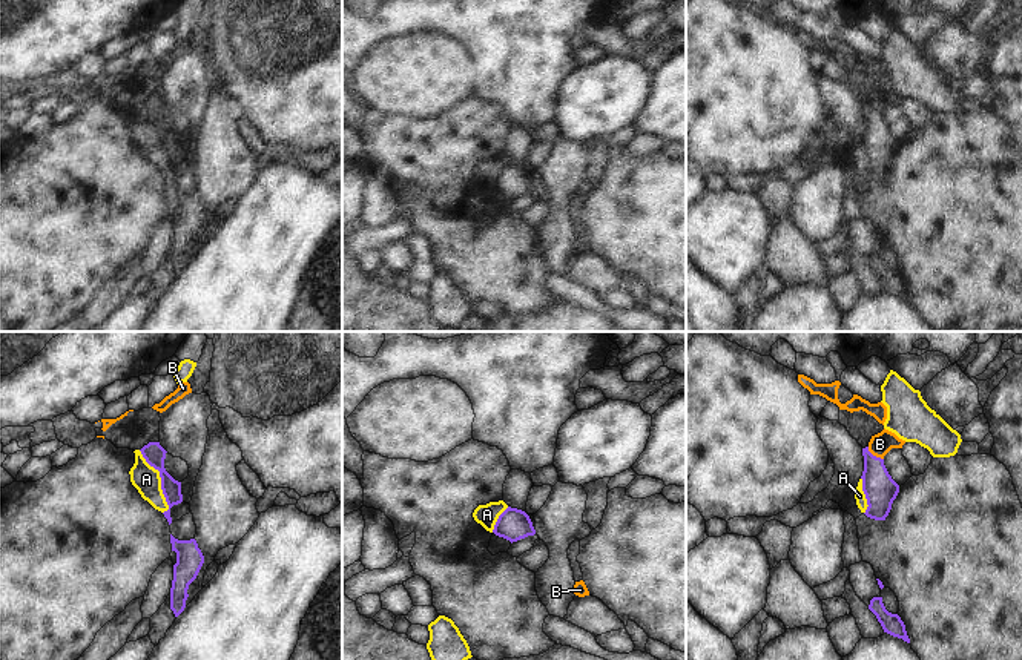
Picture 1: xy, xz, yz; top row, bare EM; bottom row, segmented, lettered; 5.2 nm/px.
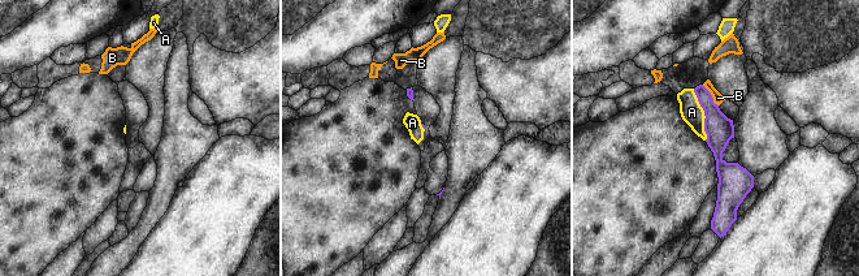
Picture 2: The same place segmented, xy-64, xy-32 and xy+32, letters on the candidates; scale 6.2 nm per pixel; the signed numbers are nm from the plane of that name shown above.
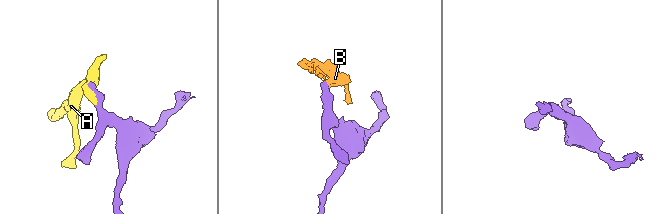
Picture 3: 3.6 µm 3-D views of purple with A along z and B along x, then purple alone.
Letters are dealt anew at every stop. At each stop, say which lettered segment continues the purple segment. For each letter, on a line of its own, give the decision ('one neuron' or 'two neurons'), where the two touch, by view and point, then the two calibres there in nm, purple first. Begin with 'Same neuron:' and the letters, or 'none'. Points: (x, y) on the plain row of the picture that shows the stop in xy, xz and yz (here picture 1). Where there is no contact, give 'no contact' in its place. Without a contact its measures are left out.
Same neuron: none
A: two neurons; contact xy (161, 137); calibres 110 and 150 nm
B: two neurons; contact yz (875, 112); calibres 170 and 120 nm

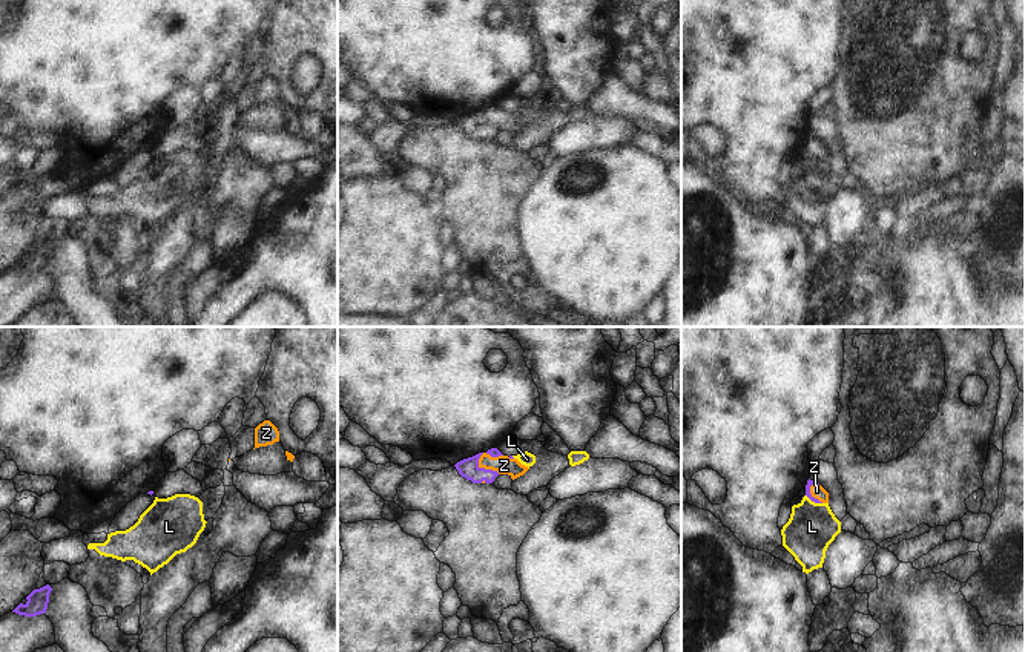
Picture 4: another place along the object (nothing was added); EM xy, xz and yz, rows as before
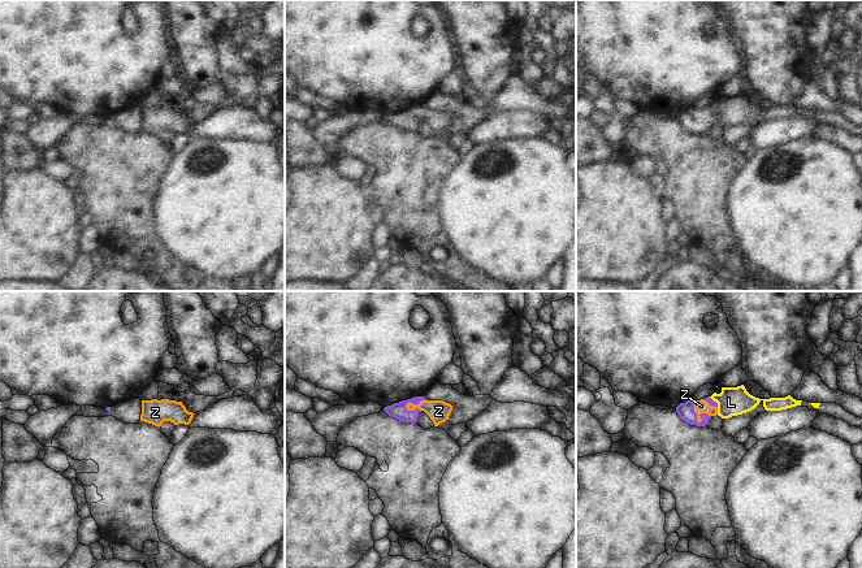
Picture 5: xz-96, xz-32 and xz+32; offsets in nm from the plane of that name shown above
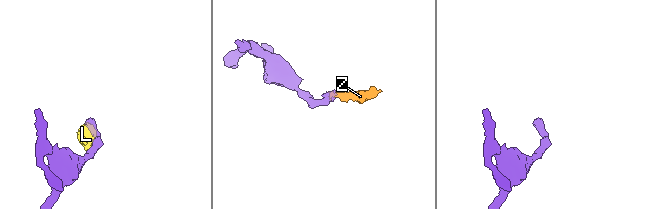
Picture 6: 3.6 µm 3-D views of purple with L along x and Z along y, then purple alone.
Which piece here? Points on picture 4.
Same neuron: Z
L: two neurons; contact yz (814, 157); calibres 30 and 260 nm
Z: one neuron; contact xz (487, 109); calibres 110 and 100 nm

